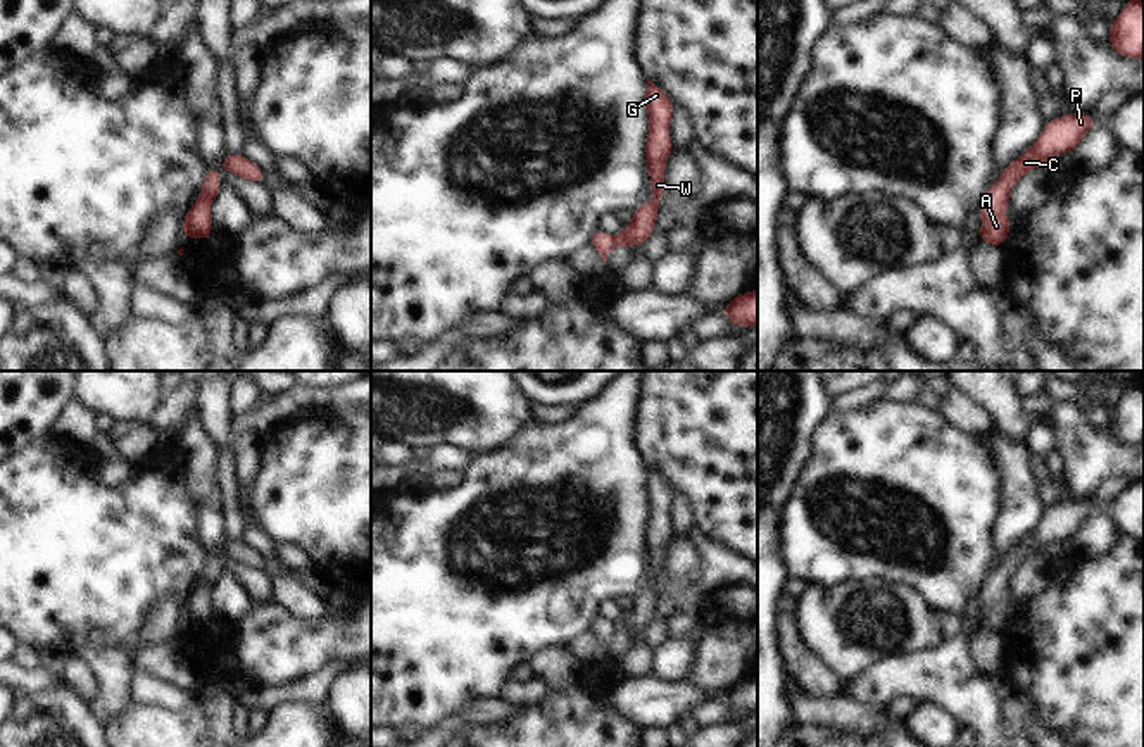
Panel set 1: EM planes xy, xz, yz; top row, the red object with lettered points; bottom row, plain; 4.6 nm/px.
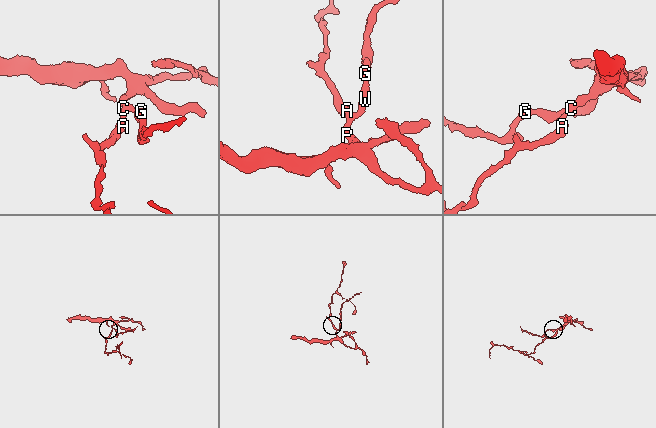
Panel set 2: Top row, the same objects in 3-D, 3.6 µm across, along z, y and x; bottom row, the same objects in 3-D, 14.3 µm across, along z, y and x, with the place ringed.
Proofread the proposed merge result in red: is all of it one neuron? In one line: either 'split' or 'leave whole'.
leave whole

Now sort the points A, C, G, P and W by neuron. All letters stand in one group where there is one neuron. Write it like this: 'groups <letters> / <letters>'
groups A C G P W

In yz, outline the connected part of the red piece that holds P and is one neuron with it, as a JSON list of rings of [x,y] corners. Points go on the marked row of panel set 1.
[[[1068,114],[1046,122],[1039,141],[1011,162],[982,198],[978,207],[982,214],[978,240],[1001,247],[1015,223],[1013,219],[1003,221],[1009,202],[1008,195],[1015,183],[1035,166],[1046,167],[1051,155],[1075,152],[1080,138],[1094,126],[1097,124],[1091,114]]]

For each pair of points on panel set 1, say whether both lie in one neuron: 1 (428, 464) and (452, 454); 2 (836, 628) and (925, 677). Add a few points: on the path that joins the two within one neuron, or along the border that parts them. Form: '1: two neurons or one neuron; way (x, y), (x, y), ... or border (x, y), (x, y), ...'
1: one neuron; way (433, 461), (447, 458)
2: two neurons; border (929, 647), (882, 658), (854, 678)

